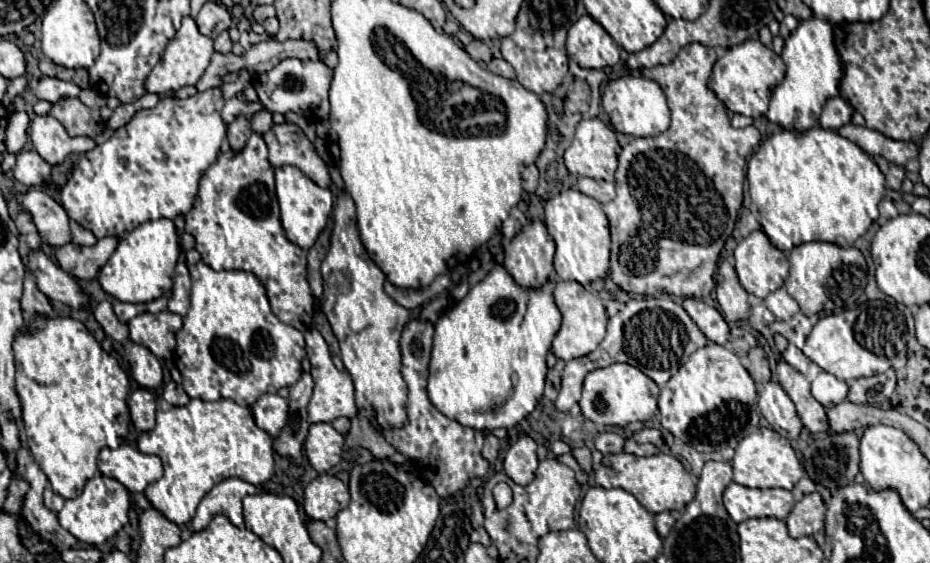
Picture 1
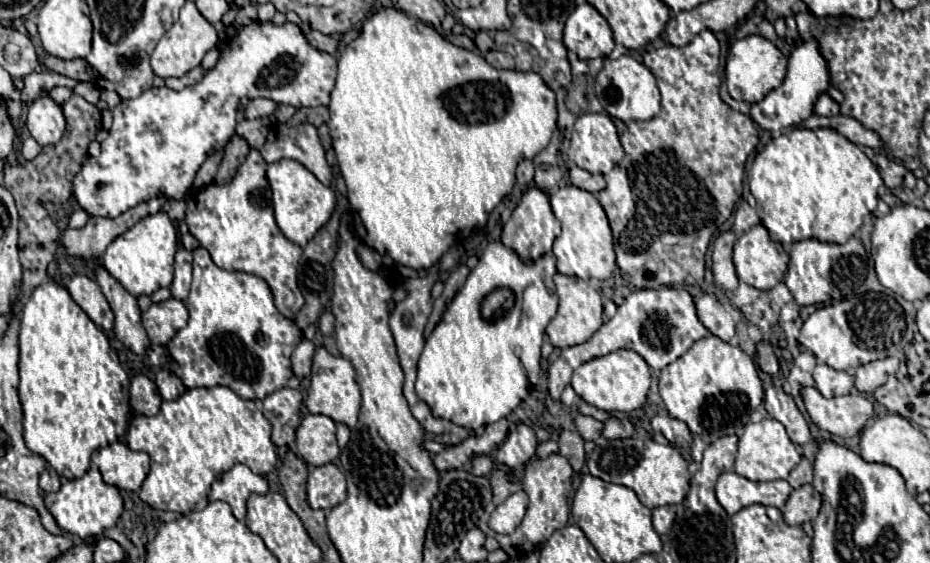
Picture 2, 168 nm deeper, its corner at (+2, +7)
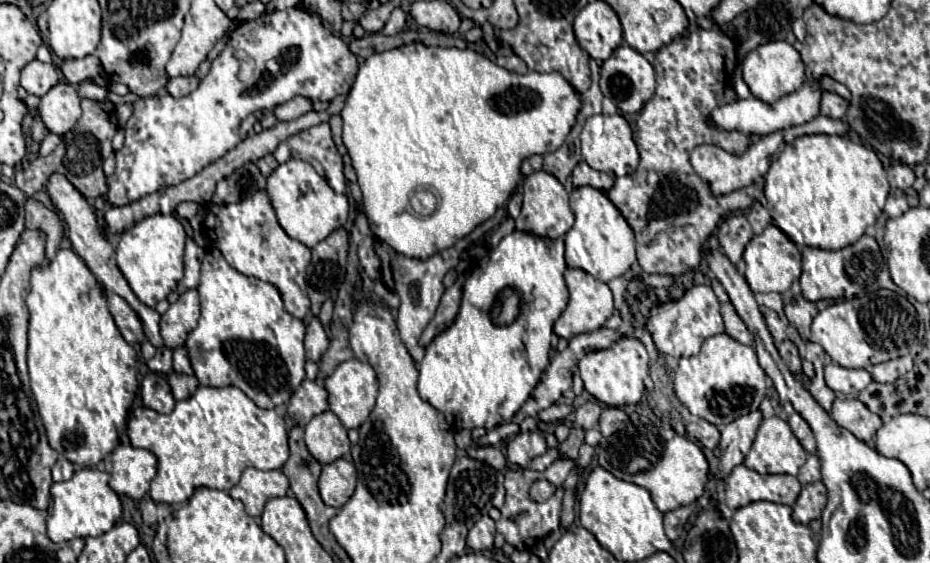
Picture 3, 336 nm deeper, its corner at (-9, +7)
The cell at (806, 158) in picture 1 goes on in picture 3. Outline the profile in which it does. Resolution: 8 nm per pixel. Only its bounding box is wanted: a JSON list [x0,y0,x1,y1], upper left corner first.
[764,135,888,249]

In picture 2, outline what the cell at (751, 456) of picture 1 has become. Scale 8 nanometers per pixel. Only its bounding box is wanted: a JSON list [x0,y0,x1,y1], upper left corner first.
[735,419,801,481]

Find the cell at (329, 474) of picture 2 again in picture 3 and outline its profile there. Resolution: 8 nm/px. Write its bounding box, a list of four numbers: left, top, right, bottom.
[318,459,356,507]

